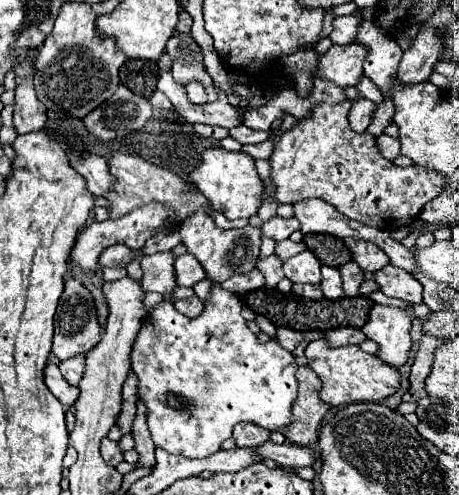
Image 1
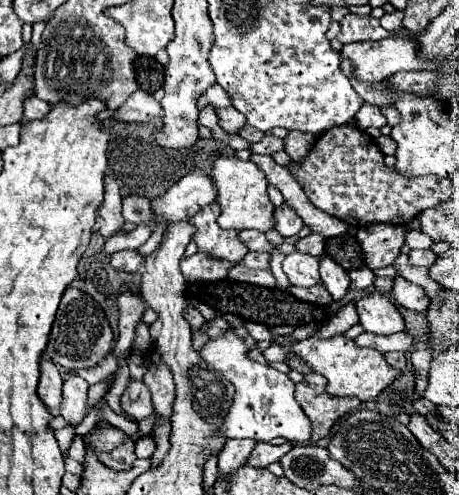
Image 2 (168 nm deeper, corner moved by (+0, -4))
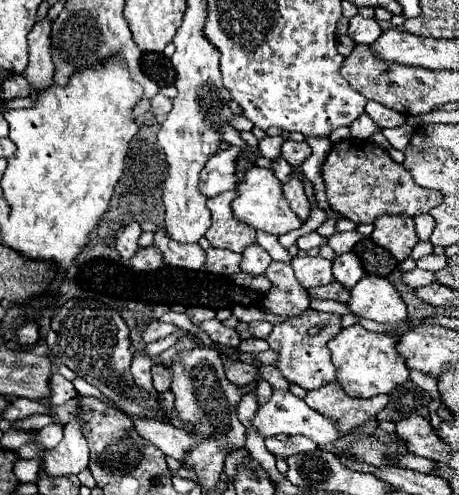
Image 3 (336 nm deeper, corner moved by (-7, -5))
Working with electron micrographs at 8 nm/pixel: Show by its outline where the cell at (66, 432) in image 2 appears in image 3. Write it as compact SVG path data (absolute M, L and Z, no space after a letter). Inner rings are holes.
M76 421L66 425L64 439L58 447L41 451L35 444L27 443L15 453L20 459L42 459L44 471L50 477L78 475L88 465L88 445L84 443L84 435L80 435L80 427L76 427Z

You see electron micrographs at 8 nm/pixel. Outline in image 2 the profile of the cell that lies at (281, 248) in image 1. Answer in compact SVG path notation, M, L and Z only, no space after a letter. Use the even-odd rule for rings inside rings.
M309 234L301 240L297 240L295 248L297 252L303 252L303 254L311 254L311 256L321 256L321 246L325 246L325 238L319 236L319 234Z

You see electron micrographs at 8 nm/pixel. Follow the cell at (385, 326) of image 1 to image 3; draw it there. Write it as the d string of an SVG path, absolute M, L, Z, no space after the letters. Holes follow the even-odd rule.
M366 275L354 285L348 307L352 313L378 323L400 323L408 317L396 287L378 275Z

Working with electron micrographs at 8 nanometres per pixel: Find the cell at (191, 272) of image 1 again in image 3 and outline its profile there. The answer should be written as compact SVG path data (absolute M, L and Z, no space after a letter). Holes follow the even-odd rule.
M210 247L206 253L208 253L206 269L212 273L232 275L240 269L240 253L232 253L228 249L214 249L214 247Z

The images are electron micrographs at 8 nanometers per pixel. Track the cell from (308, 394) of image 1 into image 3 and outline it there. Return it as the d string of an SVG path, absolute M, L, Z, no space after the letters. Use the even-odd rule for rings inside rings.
M334 381L334 383L320 387L320 389L308 391L304 401L312 409L320 411L322 415L336 419L340 433L346 435L352 429L366 423L378 411L382 411L388 405L390 395L376 395L370 399L354 399L344 393L344 389L340 387L338 381Z

